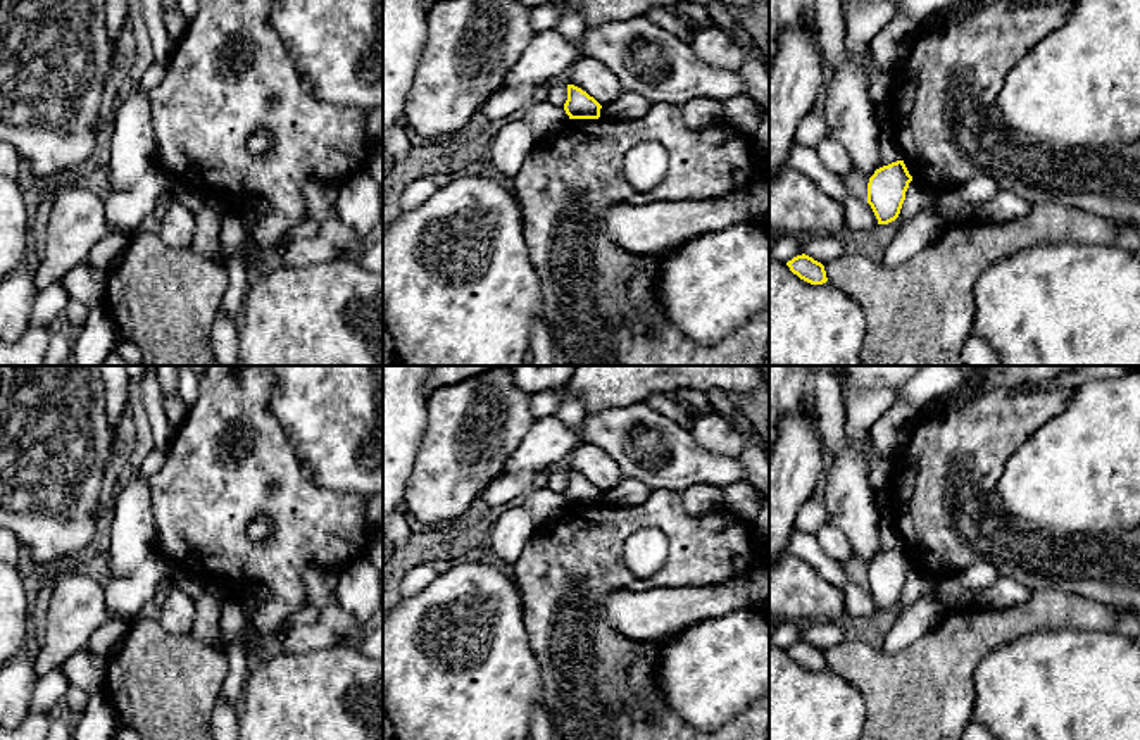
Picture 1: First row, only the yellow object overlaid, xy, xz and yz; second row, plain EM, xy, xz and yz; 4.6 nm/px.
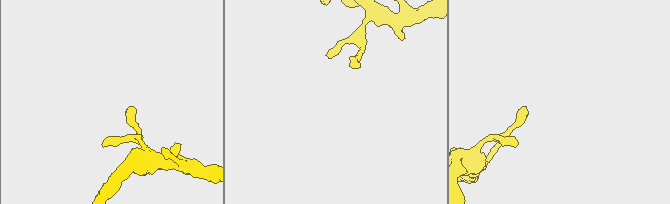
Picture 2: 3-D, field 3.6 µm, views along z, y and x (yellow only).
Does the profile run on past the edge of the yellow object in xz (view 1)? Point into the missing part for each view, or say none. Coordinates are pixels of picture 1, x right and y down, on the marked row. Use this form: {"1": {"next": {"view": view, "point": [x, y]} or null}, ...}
{"1": {"next": null}}

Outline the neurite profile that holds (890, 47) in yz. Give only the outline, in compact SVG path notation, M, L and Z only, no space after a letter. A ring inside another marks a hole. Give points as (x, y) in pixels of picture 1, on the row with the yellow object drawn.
M895 14L871 41L874 62L890 74L897 74L916 41L919 26L905 14Z

